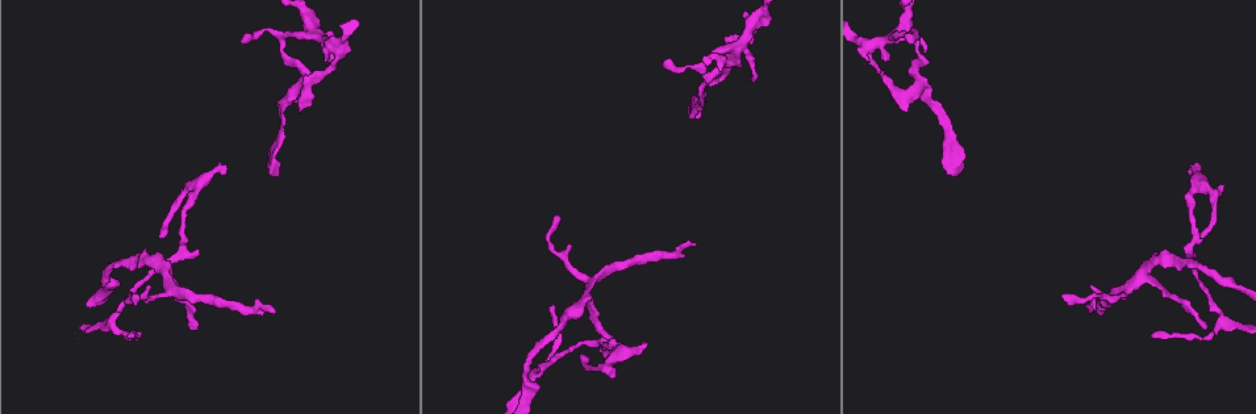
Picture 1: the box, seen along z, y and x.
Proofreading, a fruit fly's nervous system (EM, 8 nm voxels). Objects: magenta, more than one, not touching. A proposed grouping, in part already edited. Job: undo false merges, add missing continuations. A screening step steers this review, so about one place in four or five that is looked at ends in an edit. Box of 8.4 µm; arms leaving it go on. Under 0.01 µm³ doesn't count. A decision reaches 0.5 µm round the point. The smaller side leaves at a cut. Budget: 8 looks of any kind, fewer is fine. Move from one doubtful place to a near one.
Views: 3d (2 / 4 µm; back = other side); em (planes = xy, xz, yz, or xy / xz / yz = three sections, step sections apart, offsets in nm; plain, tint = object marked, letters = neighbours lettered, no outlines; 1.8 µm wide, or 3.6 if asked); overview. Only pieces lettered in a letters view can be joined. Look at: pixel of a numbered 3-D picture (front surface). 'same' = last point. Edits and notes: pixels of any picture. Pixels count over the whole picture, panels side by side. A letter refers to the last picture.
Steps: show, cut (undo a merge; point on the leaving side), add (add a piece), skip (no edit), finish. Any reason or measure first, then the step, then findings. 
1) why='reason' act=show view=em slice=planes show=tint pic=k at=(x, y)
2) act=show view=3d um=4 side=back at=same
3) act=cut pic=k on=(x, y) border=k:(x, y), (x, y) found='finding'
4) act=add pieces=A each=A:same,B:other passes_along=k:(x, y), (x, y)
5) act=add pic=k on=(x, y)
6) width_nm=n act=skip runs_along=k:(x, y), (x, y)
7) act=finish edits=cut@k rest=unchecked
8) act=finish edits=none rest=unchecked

why='thin neck' act=show view=3d um=2 pic=1 at=(732, 49)

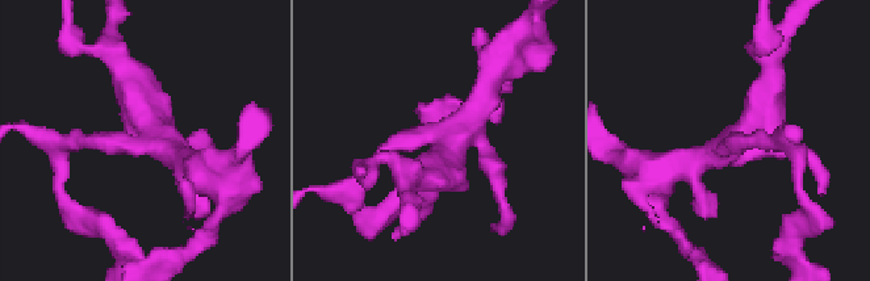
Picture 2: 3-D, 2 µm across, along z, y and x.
why='now the EM' act=show view=em slice=xy step=4 show=tint pic=2 at=(741, 128)

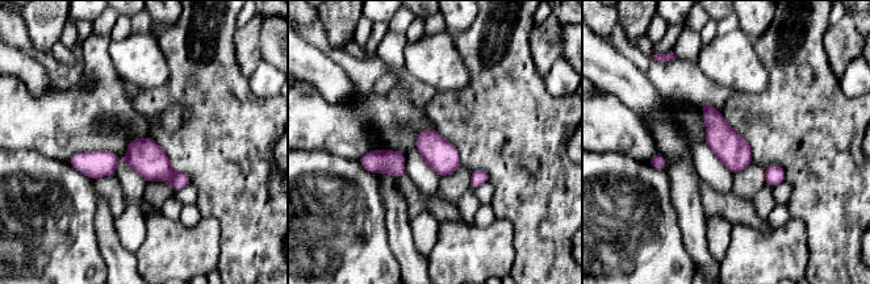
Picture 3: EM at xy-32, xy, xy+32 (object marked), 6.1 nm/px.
why='cut it another way' act=show view=em slice=planes show=letters at=same

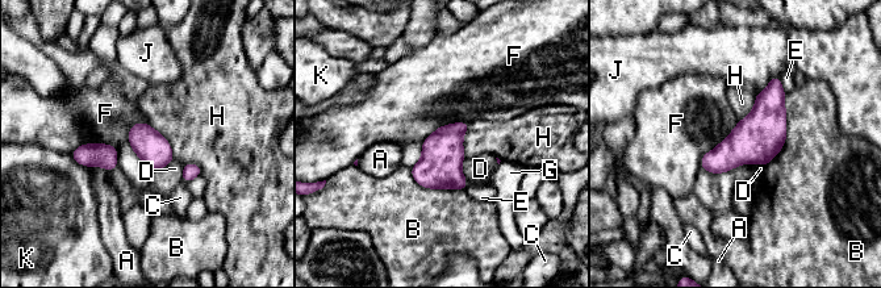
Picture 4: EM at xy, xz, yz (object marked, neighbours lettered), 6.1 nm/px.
width_nm=200 act=skip each=A:other,B:other,C:other,D:other,E:other,F:other,G:other,H:other,J:other,K:other border=4:(738, 122), (702, 157), (700, 166) found='all the same neuron'

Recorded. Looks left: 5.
act=show view=3d um=4 pic=1 at=(272, 171)

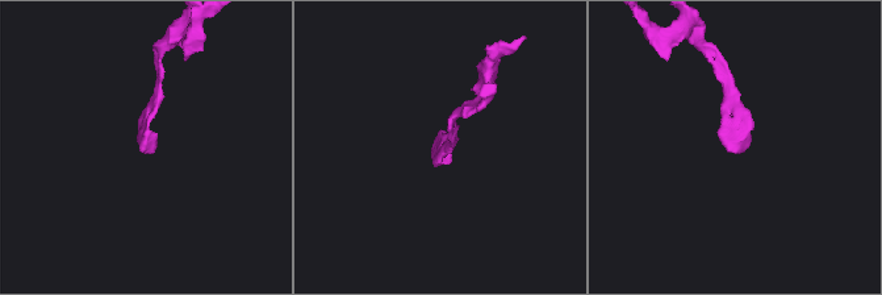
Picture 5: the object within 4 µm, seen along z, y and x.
act=show view=em slice=planes show=tint pic=5 at=(729, 149)

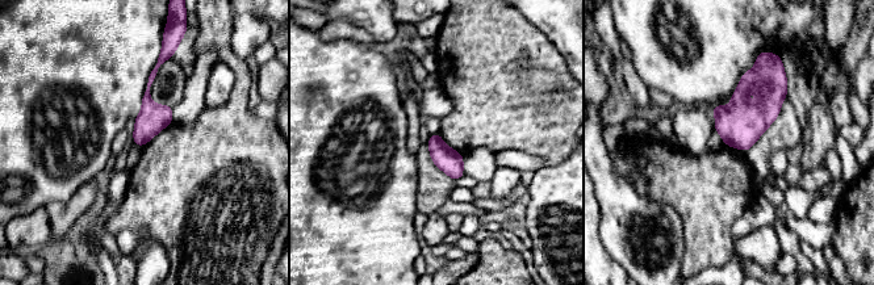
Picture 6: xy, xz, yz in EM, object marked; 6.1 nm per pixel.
act=show view=em slice=planes show=letters at=same

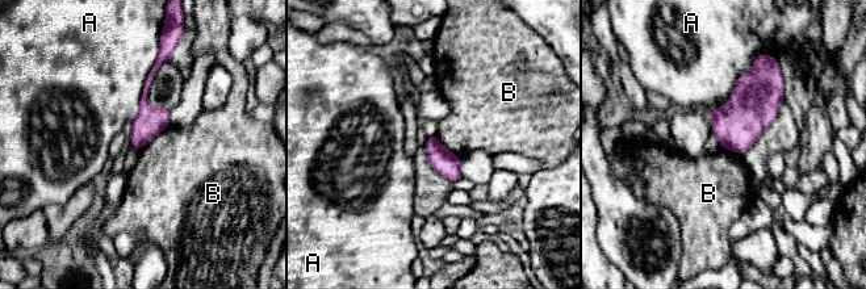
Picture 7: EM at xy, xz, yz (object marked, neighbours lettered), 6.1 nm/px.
act=skip each=A:other,B:other border=7:(168, 125), (139, 150) found='none of them fits'

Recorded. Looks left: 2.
act=finish edits=none rest=unchecked

